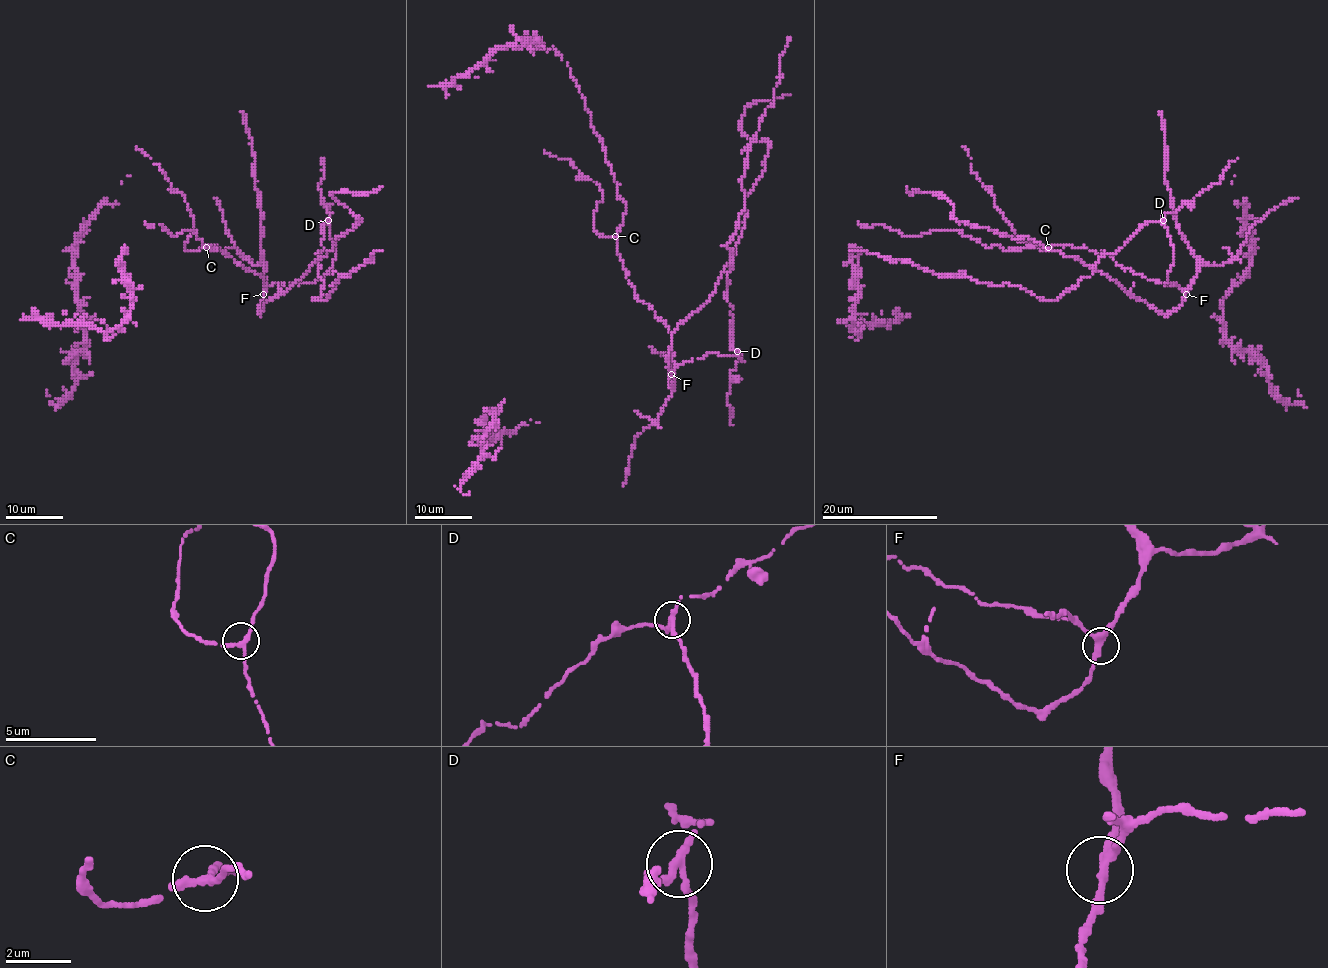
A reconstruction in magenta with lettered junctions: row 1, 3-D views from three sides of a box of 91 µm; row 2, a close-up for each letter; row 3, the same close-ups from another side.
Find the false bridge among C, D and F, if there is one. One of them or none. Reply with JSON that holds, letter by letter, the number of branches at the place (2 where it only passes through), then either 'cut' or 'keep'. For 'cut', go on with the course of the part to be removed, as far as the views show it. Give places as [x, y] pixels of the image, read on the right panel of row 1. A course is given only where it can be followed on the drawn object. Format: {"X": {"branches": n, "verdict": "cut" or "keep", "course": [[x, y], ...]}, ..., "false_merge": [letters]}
{"C": {"branches": 3, "verdict": "keep"}, "D": {"branches": 3, "verdict": "cut", "course": [[1162, 219], [1146, 222], [1052, 301], [1007, 283], [935, 275], [905, 260], [849, 251]]}, "F": {"branches": 3, "verdict": "keep"}, "false_merge": ["D"]}

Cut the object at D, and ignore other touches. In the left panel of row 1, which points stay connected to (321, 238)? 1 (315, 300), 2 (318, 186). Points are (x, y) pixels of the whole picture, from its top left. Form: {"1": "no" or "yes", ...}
{"1": "yes", "2": "yes"}

